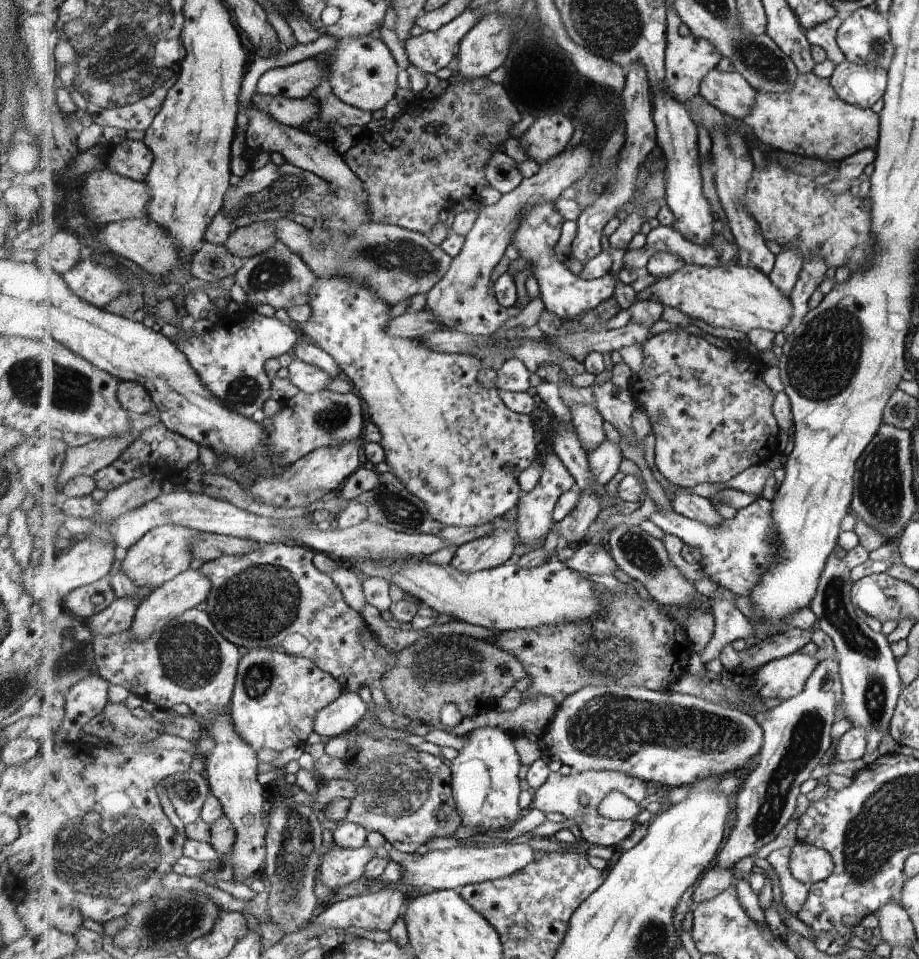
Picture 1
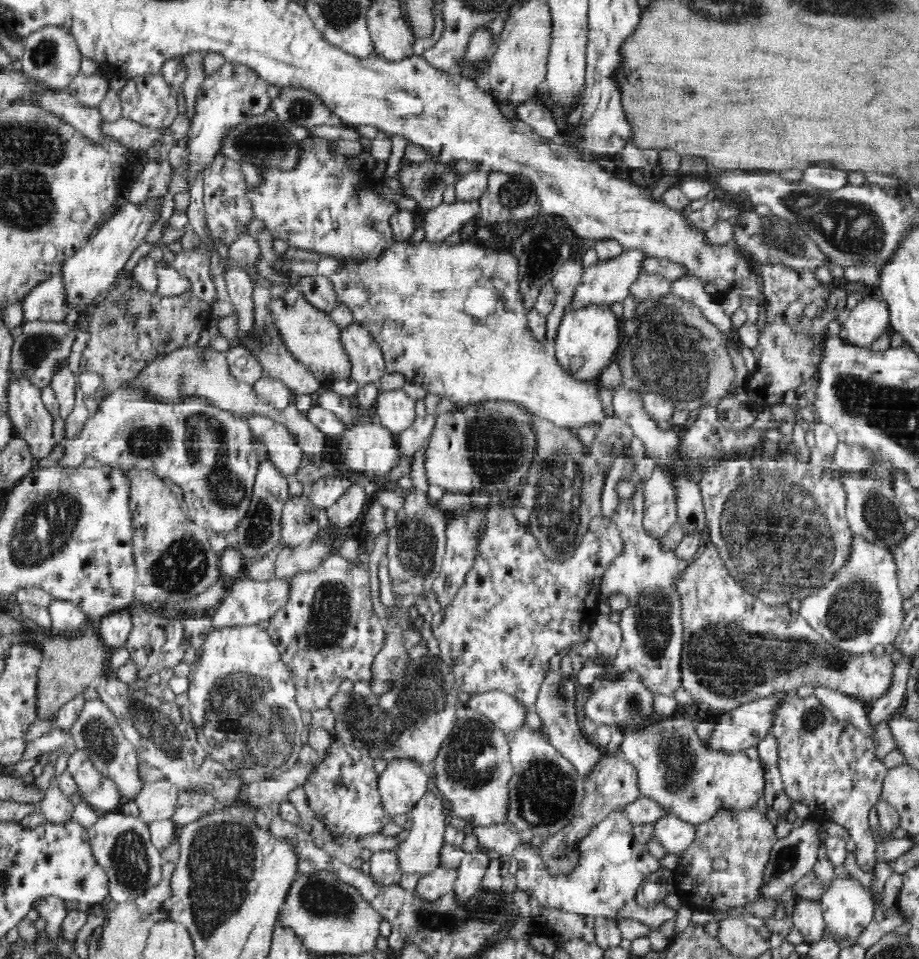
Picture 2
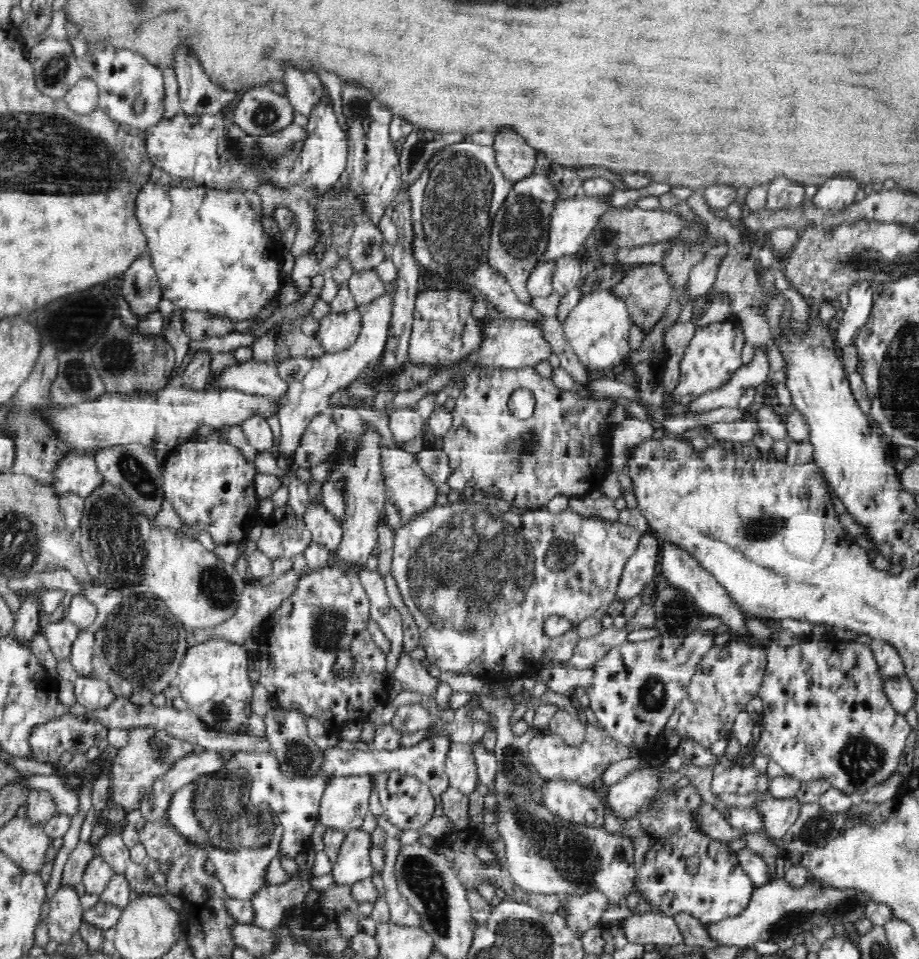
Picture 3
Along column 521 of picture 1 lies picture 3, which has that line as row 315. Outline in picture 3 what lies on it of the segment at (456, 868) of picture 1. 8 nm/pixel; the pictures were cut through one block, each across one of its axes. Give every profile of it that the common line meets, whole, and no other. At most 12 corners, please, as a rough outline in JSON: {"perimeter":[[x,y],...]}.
{"perimeter":[[870,281],[850,288],[835,330],[838,350],[853,344],[874,306]]}

